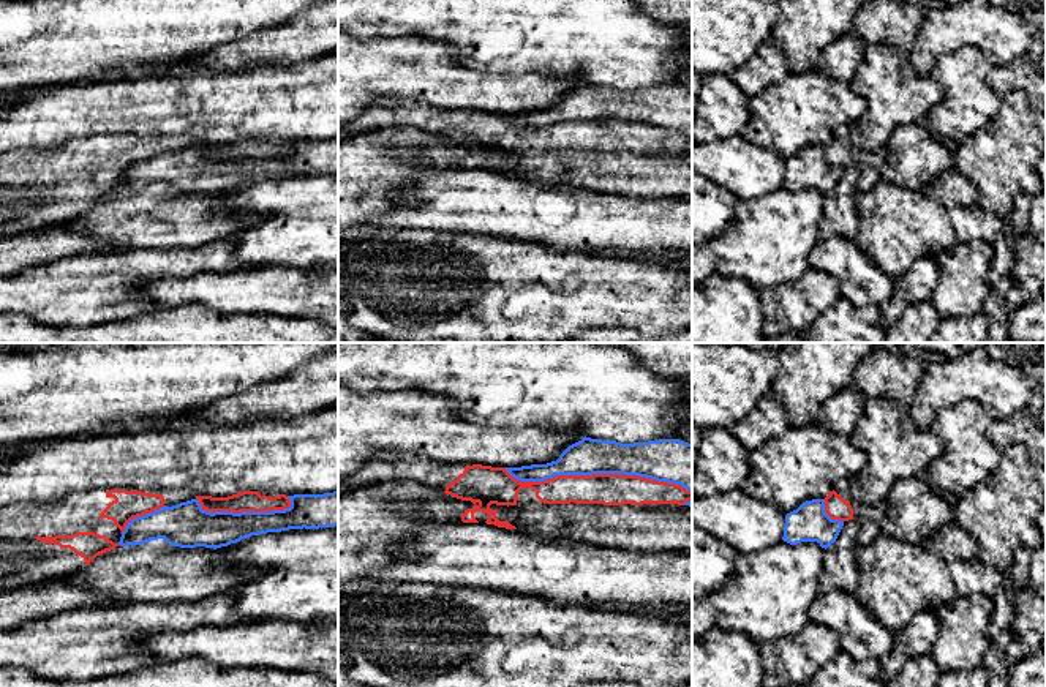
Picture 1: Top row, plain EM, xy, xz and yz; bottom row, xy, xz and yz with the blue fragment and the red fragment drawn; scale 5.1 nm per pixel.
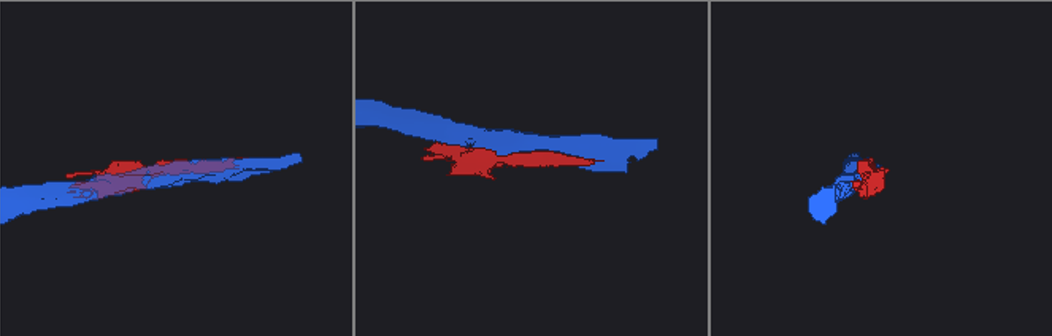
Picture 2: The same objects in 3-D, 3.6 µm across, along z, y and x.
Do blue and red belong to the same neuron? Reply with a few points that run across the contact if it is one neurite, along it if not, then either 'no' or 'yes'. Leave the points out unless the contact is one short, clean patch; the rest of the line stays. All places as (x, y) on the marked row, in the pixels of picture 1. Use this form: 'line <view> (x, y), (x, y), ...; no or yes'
no

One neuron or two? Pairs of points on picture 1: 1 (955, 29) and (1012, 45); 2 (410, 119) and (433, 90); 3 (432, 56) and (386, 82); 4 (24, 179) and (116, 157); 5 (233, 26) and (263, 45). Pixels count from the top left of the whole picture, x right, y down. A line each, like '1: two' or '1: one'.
1: one
2: two
3: one
4: one
5: two

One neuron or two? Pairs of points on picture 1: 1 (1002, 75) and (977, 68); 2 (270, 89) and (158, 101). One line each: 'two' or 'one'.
1: two
2: one

